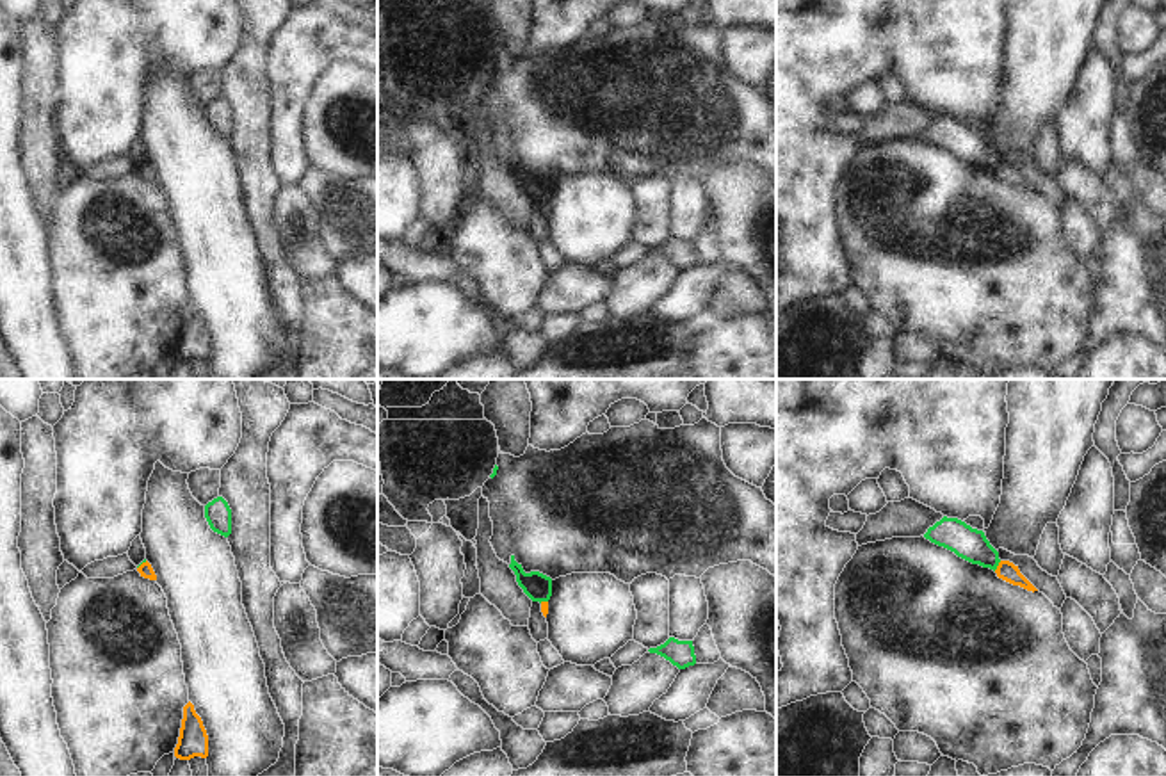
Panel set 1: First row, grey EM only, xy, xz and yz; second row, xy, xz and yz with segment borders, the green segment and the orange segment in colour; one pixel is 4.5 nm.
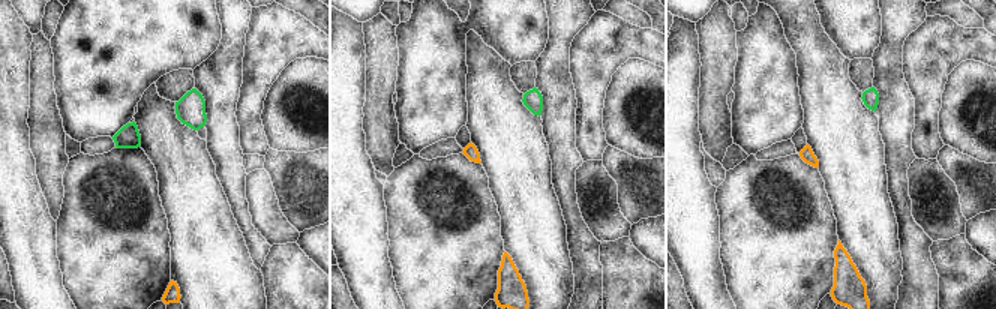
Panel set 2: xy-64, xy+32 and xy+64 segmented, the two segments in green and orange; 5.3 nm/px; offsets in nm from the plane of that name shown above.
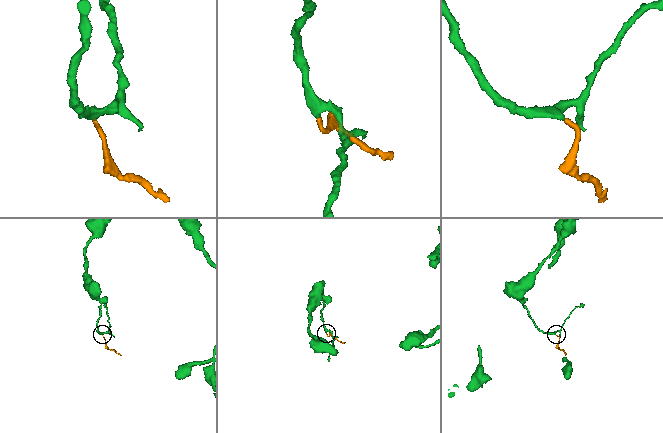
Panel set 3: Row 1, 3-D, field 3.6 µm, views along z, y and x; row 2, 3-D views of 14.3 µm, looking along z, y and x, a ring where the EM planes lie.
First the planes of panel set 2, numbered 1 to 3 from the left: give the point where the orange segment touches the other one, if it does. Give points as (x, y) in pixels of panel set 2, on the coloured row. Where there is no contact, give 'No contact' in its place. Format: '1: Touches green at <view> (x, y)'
1: No contact
2: No contact
3: No contact

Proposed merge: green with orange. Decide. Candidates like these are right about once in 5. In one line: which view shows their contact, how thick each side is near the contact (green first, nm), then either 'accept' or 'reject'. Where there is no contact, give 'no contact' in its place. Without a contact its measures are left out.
contact in yz; calibres 150 and 90 nm; reject

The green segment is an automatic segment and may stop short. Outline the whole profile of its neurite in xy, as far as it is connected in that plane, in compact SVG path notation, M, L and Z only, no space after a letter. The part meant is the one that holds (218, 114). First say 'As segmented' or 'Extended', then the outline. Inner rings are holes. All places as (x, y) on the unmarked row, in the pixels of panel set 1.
As segmented. M223 98L205 107L205 119L214 133L224 139L231 135L231 110Z

